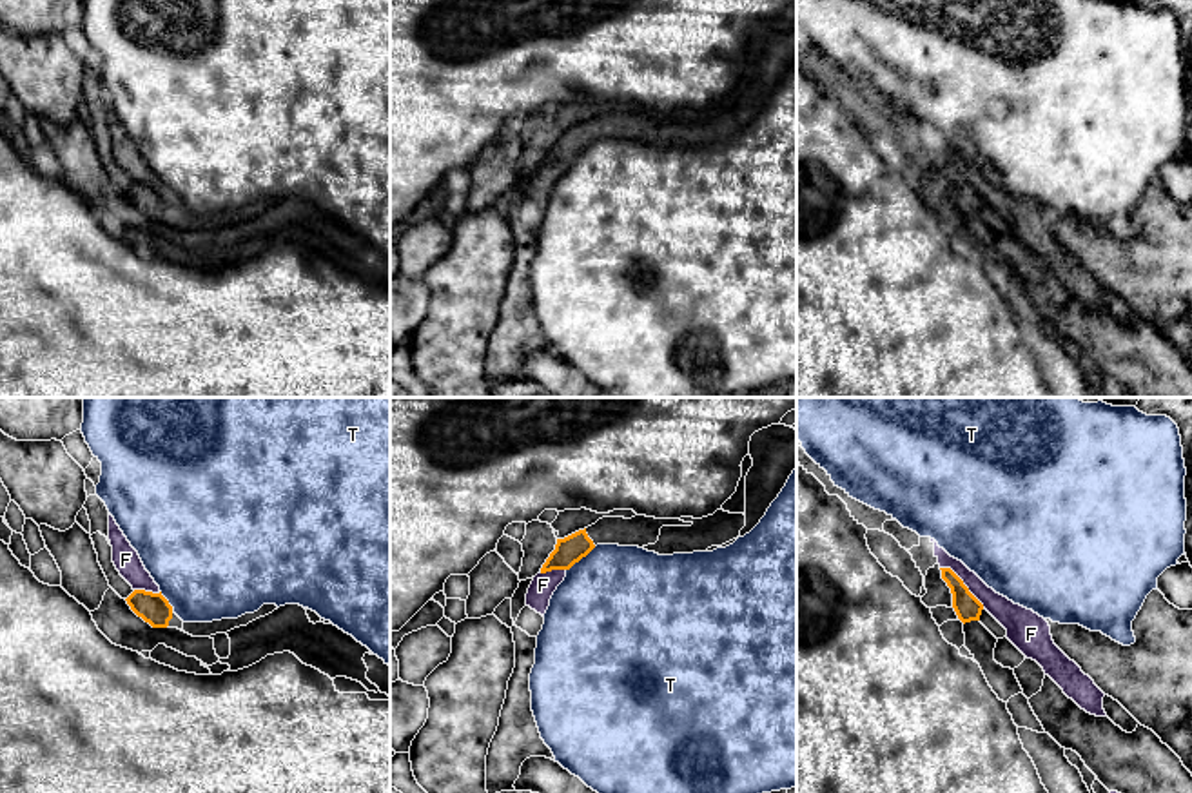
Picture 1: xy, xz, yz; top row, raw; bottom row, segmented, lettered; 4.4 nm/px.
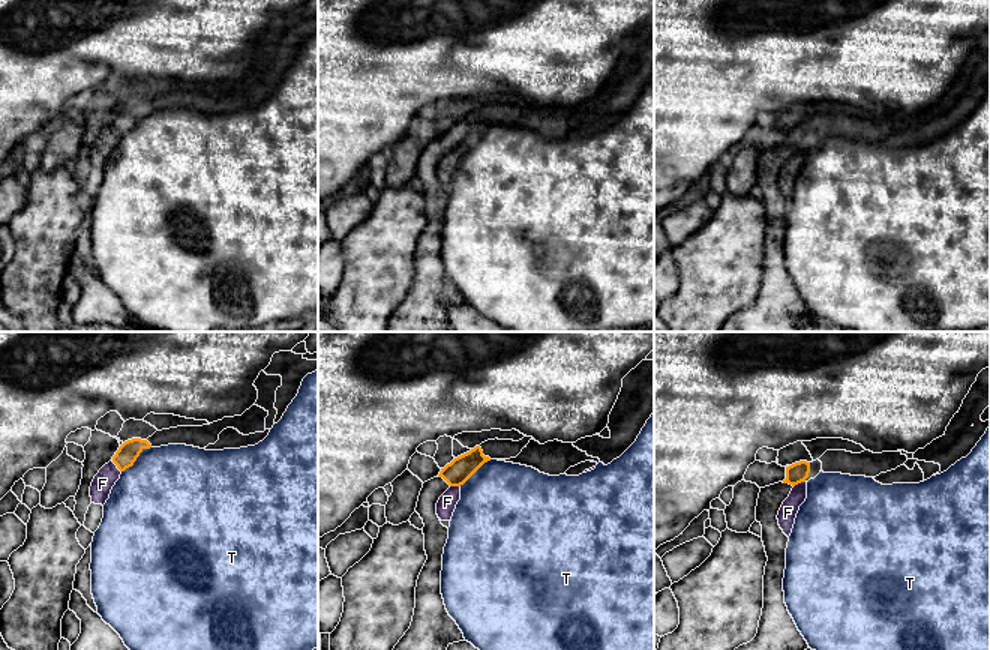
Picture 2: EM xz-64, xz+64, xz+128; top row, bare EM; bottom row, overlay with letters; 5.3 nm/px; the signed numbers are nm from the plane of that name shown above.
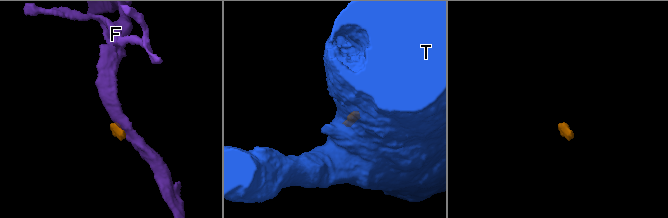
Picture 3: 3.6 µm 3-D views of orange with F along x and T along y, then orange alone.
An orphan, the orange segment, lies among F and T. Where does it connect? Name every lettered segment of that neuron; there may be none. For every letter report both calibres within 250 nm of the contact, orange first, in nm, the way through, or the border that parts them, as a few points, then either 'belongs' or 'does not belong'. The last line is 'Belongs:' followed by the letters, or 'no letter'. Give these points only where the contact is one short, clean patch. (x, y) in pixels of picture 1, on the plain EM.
F: 120 nm thick on the orange side, 110 nm on the other; border along yz (940, 160), (947, 160), (984, 200); does not belong
T: 120 nm thick on the orange side, 500 nm on the other; border along xz (596, 140), (566, 164); does not belong
Belongs: no letter

